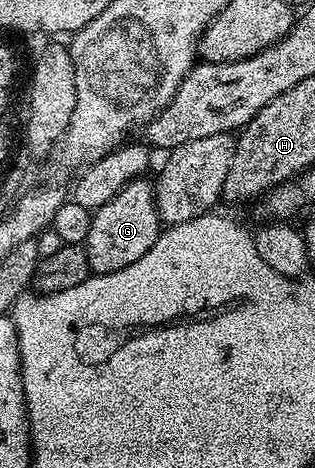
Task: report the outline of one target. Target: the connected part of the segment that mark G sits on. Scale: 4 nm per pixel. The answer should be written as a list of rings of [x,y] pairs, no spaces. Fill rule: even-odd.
[[[146,178],[128,182],[120,194],[112,198],[112,202],[104,202],[104,206],[93,209],[92,230],[88,230],[84,245],[90,259],[91,273],[99,276],[124,270],[124,266],[137,262],[148,254],[148,250],[152,250],[163,230],[164,225],[158,217],[158,207],[154,201],[154,184],[146,181]]]

